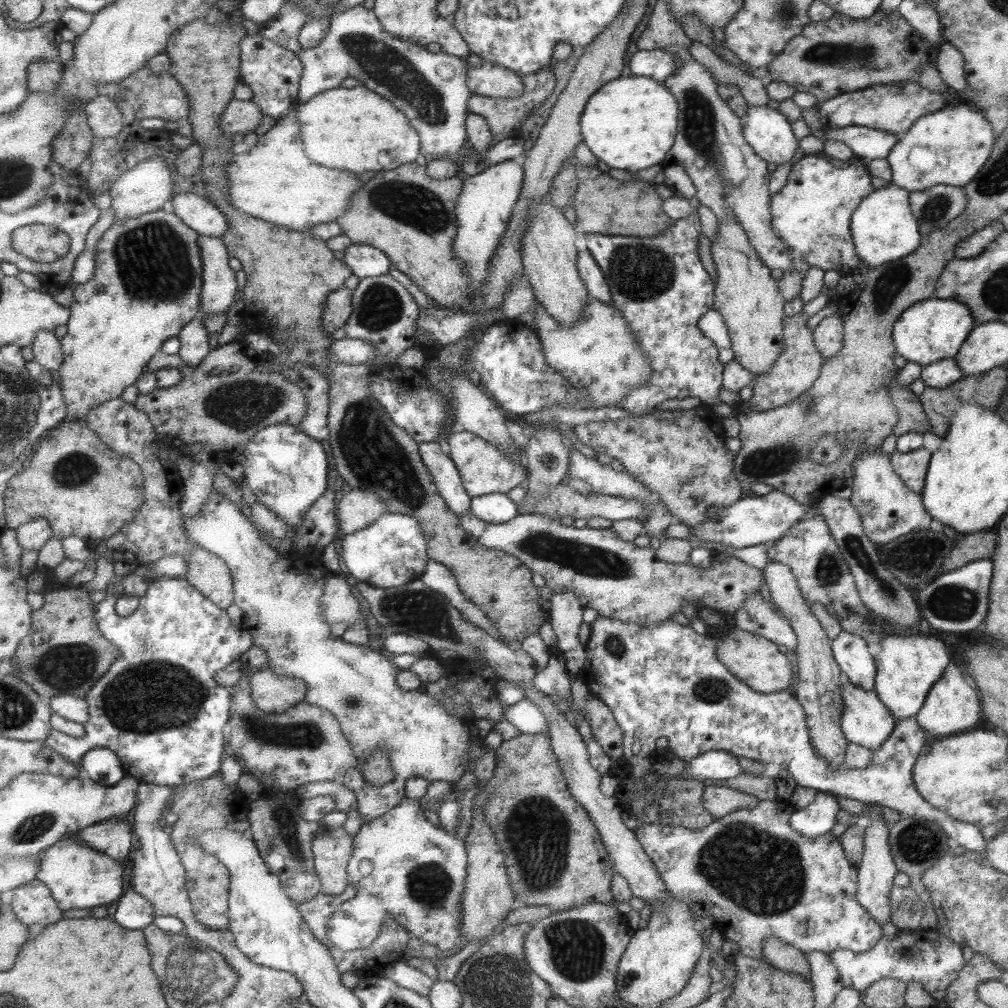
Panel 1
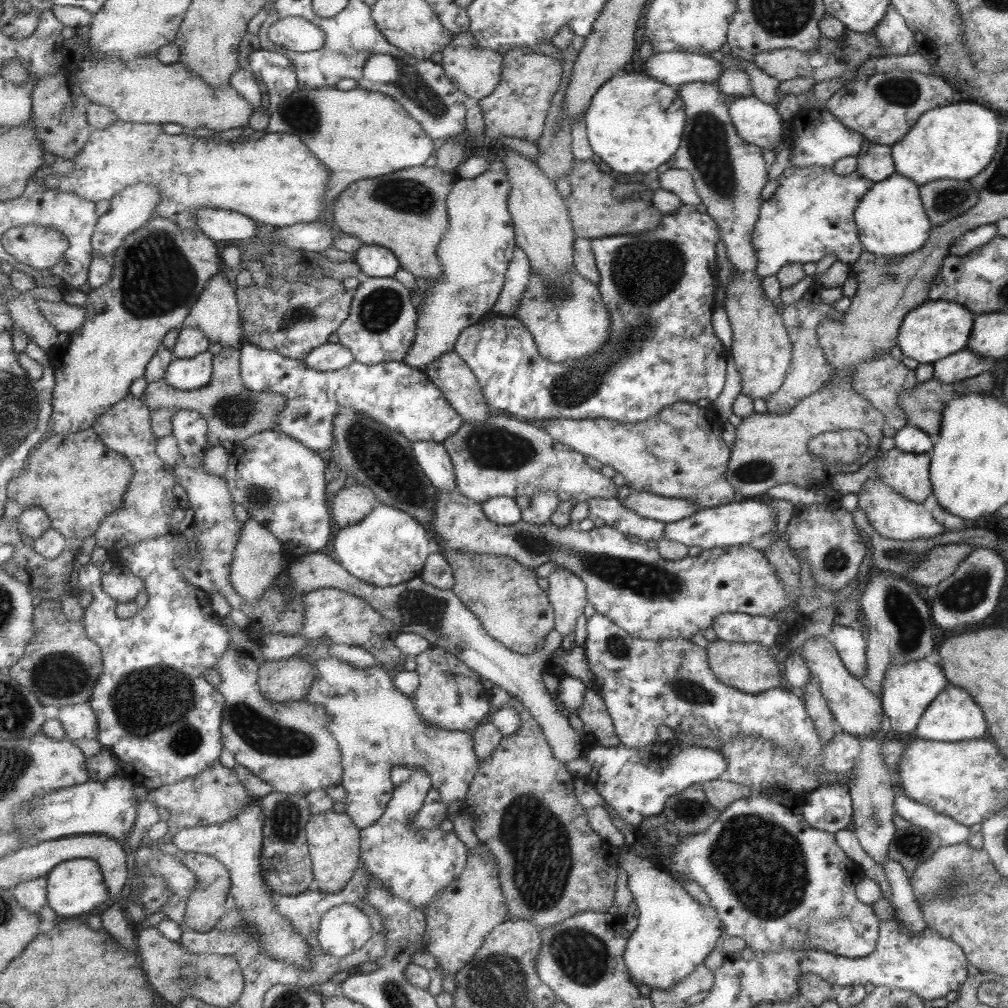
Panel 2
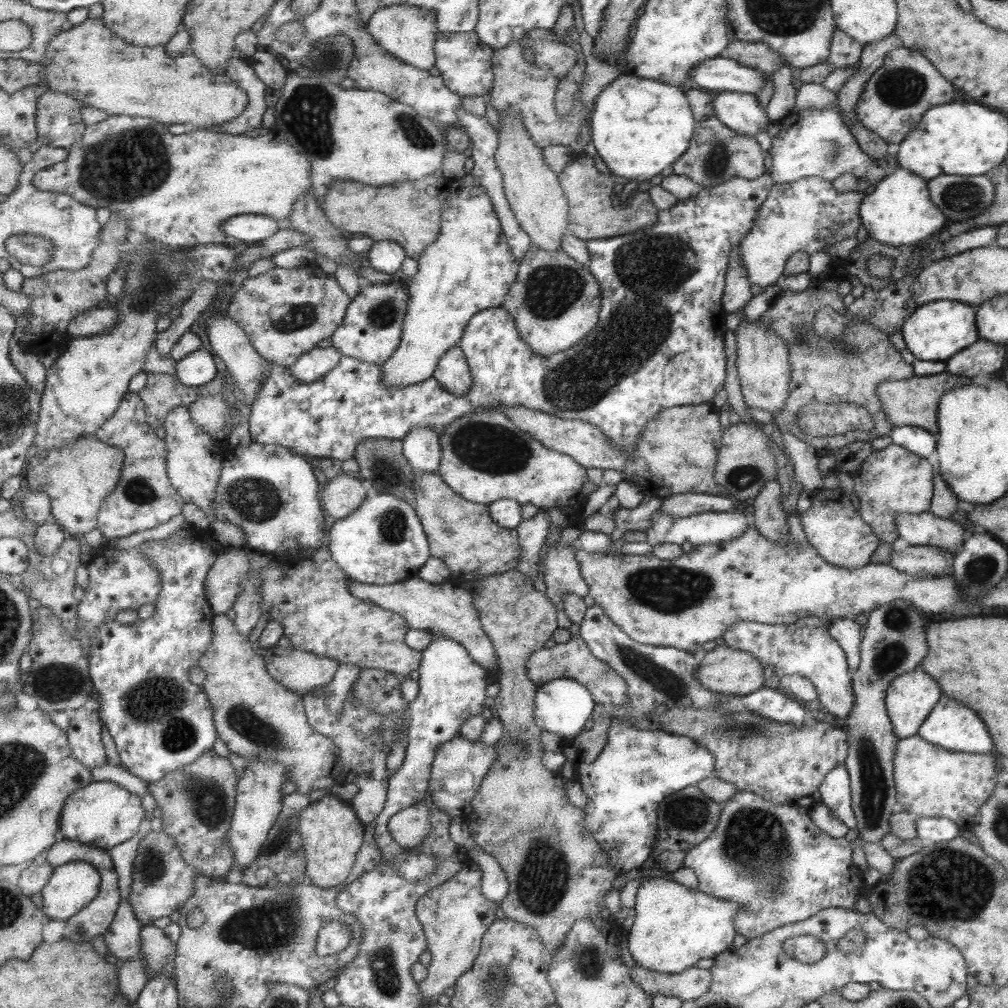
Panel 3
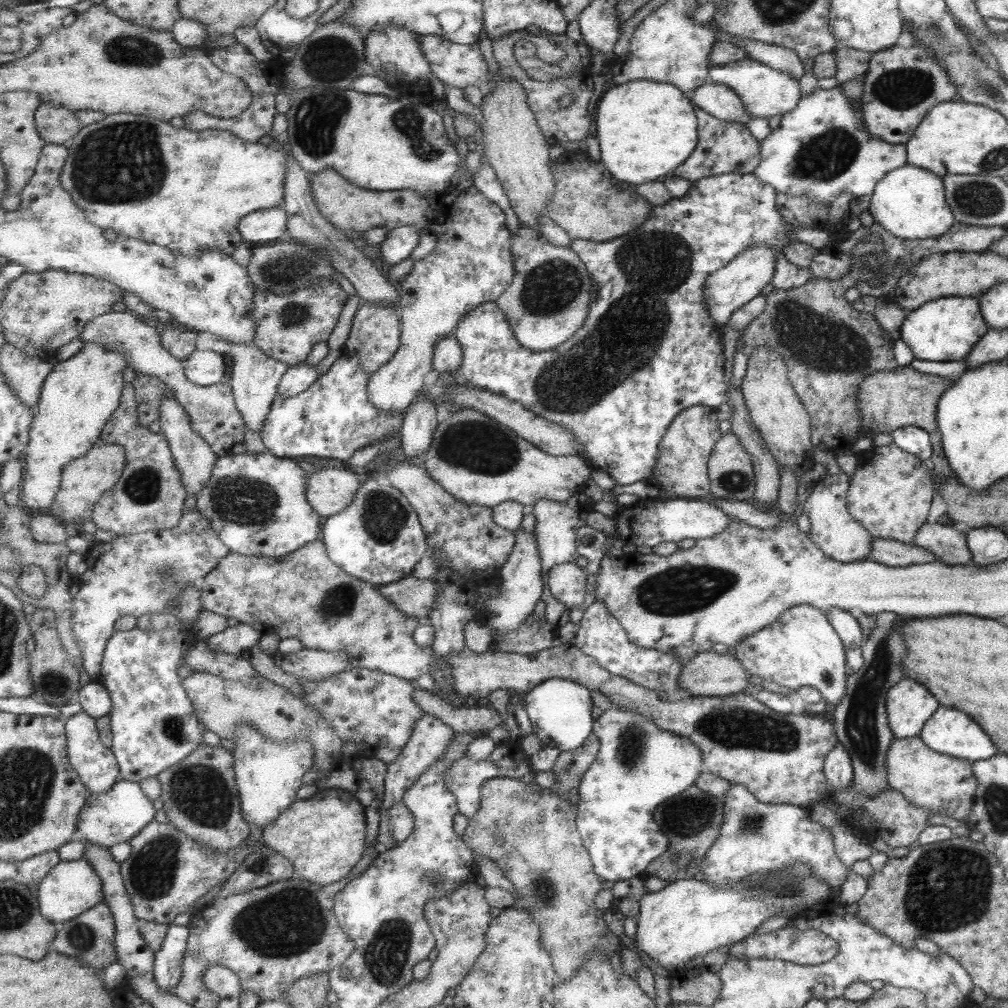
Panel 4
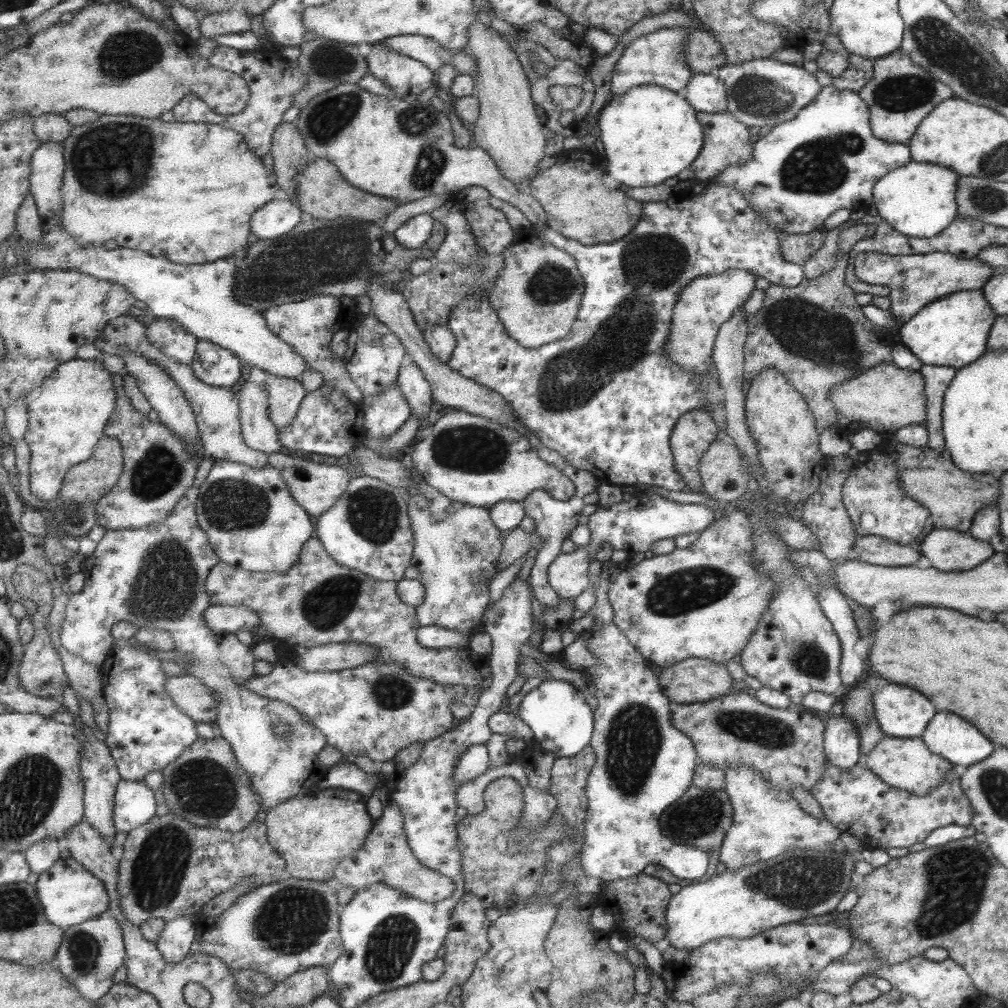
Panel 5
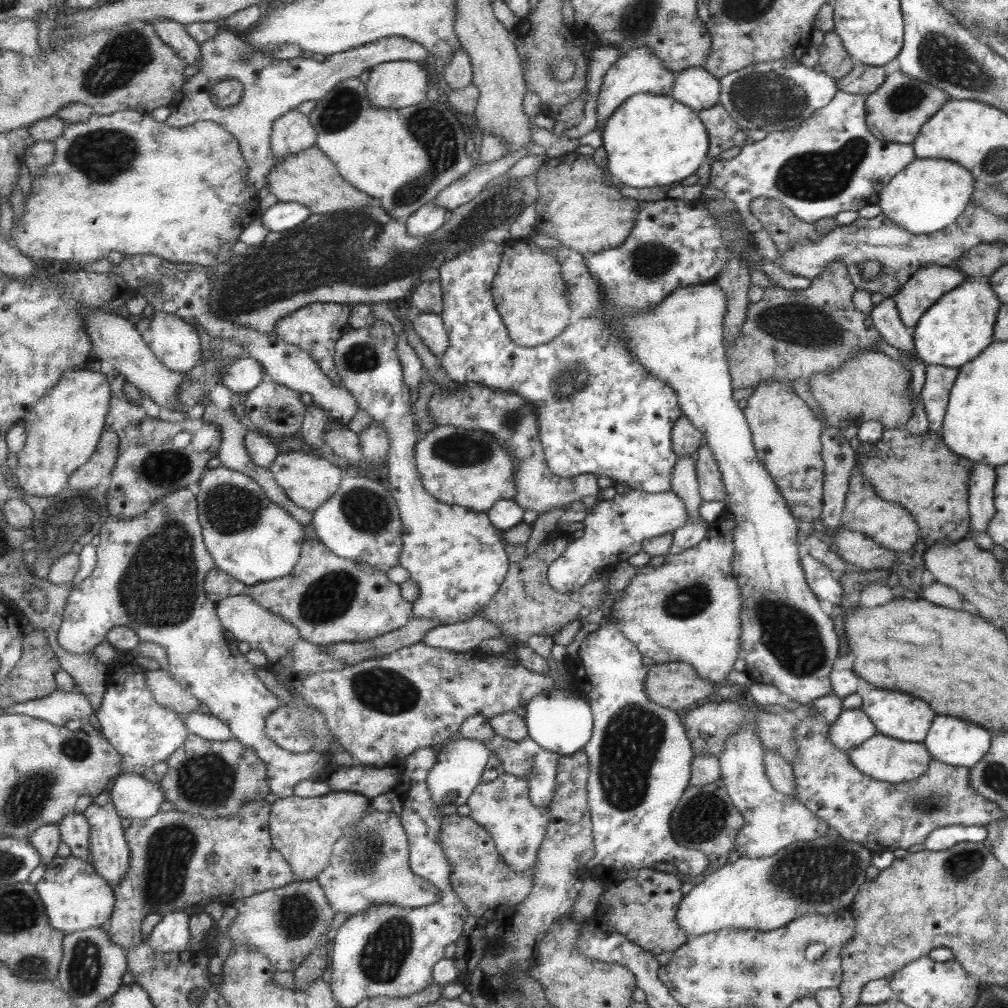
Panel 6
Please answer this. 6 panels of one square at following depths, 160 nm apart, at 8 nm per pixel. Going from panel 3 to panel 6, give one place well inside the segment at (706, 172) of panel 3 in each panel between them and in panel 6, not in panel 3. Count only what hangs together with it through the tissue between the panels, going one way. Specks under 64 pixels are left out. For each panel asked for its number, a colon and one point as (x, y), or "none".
4: (721, 149)
5: (726, 142)
6: (726, 137)

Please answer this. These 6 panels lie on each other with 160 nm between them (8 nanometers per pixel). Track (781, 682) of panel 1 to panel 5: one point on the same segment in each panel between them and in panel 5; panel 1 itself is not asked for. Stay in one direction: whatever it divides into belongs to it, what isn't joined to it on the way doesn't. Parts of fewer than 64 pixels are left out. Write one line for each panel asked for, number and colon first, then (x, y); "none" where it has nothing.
2: (751, 667)
3: (722, 669)
4: (709, 674)
5: (694, 680)

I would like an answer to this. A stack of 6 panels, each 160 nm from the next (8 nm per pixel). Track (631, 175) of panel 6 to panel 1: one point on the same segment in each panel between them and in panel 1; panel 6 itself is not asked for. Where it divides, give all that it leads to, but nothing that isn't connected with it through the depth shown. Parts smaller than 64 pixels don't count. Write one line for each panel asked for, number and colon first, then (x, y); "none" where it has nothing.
1: (630, 123)
2: (634, 123)
3: (638, 126)
4: (644, 129)
5: (649, 133)

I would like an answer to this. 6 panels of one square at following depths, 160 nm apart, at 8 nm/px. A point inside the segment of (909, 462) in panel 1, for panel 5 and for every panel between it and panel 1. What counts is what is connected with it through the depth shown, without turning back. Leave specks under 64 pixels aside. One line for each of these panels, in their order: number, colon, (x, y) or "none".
2: (906, 473)
3: (891, 481)
4: (889, 494)
5: (873, 498)

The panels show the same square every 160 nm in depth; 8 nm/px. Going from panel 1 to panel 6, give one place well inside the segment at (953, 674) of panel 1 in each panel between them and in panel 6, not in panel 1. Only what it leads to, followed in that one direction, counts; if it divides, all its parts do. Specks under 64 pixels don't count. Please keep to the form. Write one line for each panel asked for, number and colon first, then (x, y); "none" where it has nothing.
2: (954, 716)
3: (953, 727)
4: (950, 732)
5: (951, 738)
6: (952, 741)

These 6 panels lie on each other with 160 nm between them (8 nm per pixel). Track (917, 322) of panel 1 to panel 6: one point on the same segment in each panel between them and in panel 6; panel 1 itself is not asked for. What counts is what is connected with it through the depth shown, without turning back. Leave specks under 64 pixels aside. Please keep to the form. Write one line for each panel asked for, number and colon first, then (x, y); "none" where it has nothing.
2: (931, 331)
3: (935, 331)
4: (944, 330)
5: (952, 331)
6: (957, 328)

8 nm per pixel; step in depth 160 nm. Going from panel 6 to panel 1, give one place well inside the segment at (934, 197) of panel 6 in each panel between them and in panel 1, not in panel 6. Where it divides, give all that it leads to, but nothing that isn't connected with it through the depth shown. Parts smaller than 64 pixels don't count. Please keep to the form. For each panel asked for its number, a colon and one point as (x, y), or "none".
1: (883, 228)
2: (890, 219)
3: (899, 211)
4: (909, 203)
5: (918, 199)

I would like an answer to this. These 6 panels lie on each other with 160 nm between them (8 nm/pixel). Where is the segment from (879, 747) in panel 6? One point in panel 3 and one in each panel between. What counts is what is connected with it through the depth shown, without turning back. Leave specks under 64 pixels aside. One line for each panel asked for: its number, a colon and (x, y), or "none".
3: (932, 782)
4: (946, 785)
5: (908, 764)

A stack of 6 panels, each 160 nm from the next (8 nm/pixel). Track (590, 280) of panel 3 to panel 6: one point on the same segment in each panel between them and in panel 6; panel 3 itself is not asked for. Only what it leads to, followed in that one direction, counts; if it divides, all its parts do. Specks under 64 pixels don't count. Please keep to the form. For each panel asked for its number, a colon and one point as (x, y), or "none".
4: (547, 301)
5: (537, 295)
6: (528, 289)

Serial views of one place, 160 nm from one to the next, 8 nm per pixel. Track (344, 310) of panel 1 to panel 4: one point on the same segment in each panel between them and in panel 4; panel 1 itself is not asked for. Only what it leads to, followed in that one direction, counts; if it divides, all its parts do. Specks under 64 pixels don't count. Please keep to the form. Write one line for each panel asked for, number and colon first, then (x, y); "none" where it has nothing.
2: (294, 318)
3: (286, 312)
4: (287, 327)

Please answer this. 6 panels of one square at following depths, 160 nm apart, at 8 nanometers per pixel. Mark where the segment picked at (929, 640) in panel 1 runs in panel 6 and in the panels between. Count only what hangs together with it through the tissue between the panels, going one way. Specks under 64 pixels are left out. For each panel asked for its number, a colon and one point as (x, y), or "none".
2: (907, 689)
3: (910, 697)
4: (909, 704)
5: (901, 712)
6: (900, 716)

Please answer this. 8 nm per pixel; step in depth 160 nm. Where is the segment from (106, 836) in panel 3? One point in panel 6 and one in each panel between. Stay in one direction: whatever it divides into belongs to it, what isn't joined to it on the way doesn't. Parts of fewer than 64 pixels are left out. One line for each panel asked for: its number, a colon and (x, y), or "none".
4: (114, 817)
5: (135, 805)
6: (135, 797)

